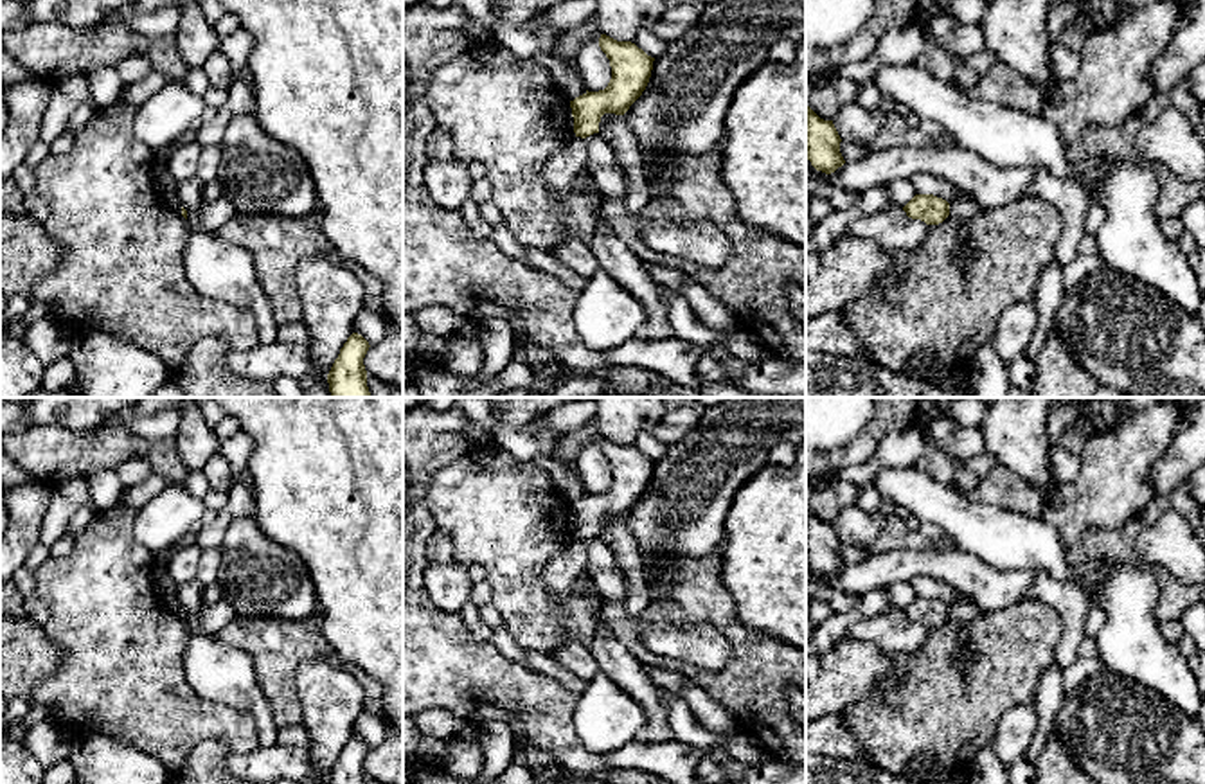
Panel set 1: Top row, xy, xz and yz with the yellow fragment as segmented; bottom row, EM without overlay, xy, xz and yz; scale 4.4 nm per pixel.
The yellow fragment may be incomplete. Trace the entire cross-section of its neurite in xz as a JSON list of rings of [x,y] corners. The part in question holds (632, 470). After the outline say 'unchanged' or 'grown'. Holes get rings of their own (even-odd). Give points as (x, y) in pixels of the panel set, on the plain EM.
[[[601,437],[599,450],[610,462],[611,482],[604,493],[585,494],[570,503],[576,539],[599,536],[604,516],[624,518],[646,493],[655,460],[631,444],[617,444]]]; unchanged

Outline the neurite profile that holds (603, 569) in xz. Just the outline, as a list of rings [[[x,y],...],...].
[[[599,536],[586,539],[585,545],[585,574],[594,583],[594,588],[597,590],[599,597],[604,602],[624,602],[626,577],[619,566],[619,559],[613,550]]]

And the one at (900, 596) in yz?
[[[910,583],[890,584],[885,588],[885,593],[896,611],[903,611],[917,597]]]

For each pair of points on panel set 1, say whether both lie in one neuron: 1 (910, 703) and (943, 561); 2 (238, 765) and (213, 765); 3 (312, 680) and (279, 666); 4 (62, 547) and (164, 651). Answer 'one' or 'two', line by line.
1: two
2: two
3: two
4: two

